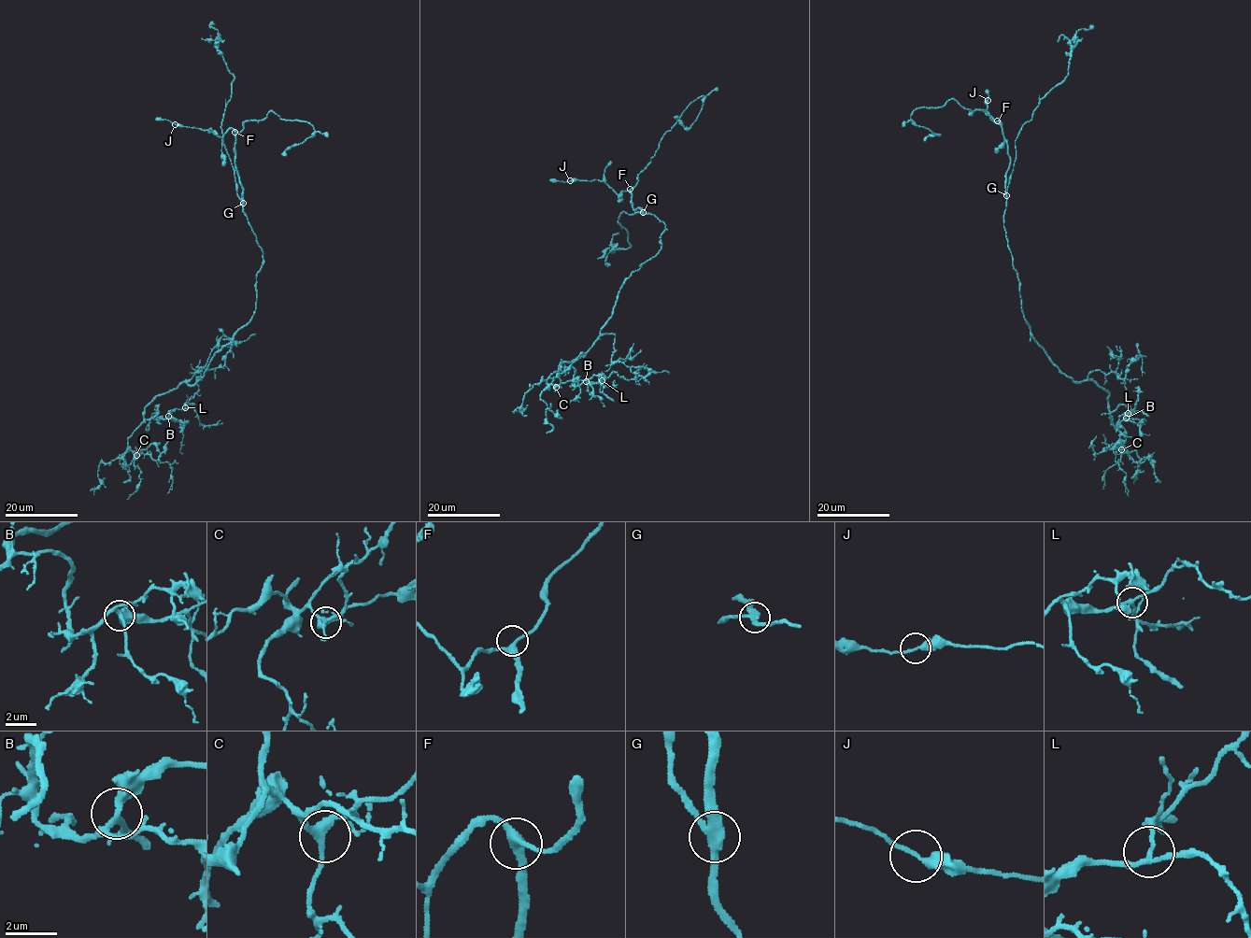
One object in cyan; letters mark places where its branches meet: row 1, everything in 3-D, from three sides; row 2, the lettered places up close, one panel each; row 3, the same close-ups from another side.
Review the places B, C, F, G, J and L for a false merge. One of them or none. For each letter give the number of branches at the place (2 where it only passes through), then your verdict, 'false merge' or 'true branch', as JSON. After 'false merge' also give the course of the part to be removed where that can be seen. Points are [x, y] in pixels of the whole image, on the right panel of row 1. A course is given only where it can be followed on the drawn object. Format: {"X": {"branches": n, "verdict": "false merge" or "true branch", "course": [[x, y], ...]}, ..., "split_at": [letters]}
{"B": {"branches": 4, "verdict": "true branch"}, "C": {"branches": 4, "verdict": "true branch"}, "F": {"branches": 3, "verdict": "true branch"}, "G": {"branches": 3, "verdict": "false merge", "course": [[1006, 195], [1007, 140], [985, 110], [951, 99], [915, 109], [911, 119], [938, 135], [923, 140]]}, "J": {"branches": 2, "verdict": "true branch"}, "L": {"branches": 3, "verdict": "true branch"}, "split_at": ["G"]}

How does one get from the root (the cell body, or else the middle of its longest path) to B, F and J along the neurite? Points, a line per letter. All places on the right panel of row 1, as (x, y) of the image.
B: (1020, 287), (1023, 318), (1050, 362), (1074, 381), (1091, 380), (1107, 391), (1110, 415), (1124, 405), (1126, 418)
F: (1020, 287), (1003, 226), (1005, 174), (1010, 157), (1002, 124), (997, 120)
J: (1020, 287), (1003, 226), (1005, 174), (1010, 162), (1008, 145), (1000, 118), (1001, 124), (987, 111), (987, 100)

